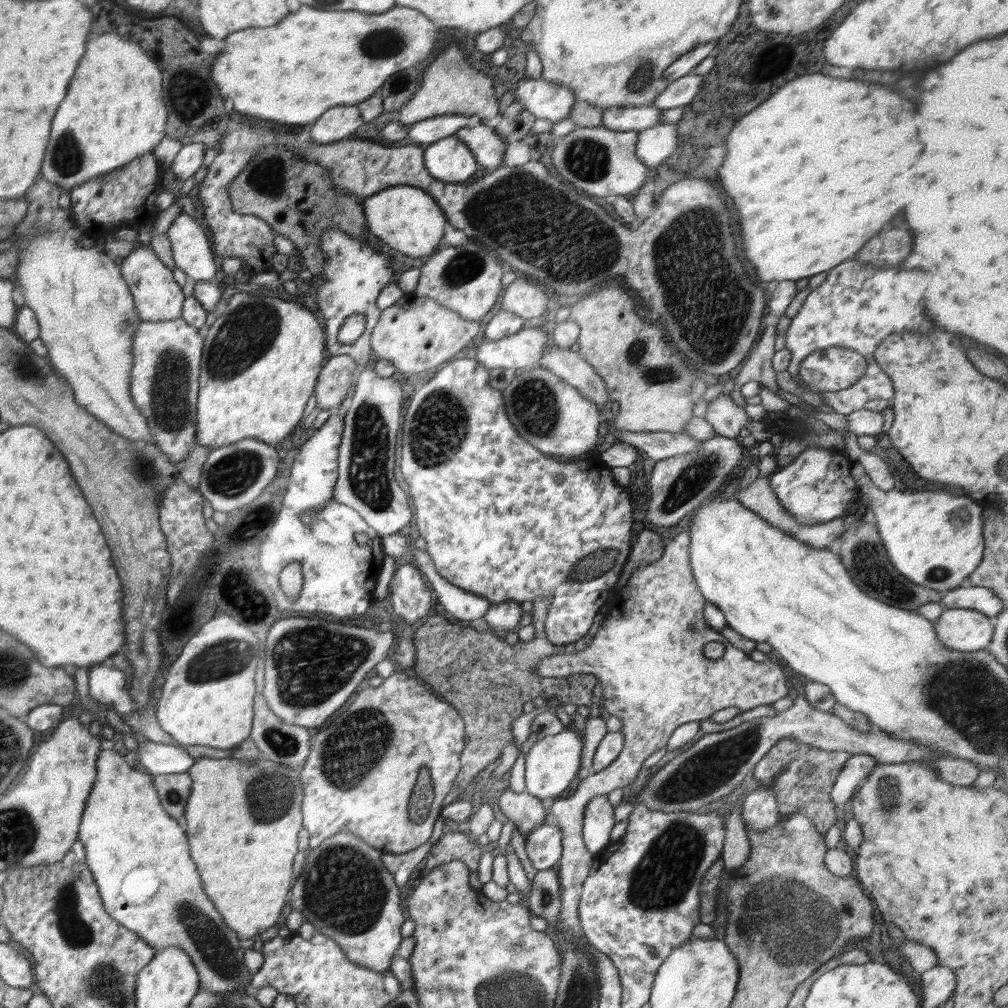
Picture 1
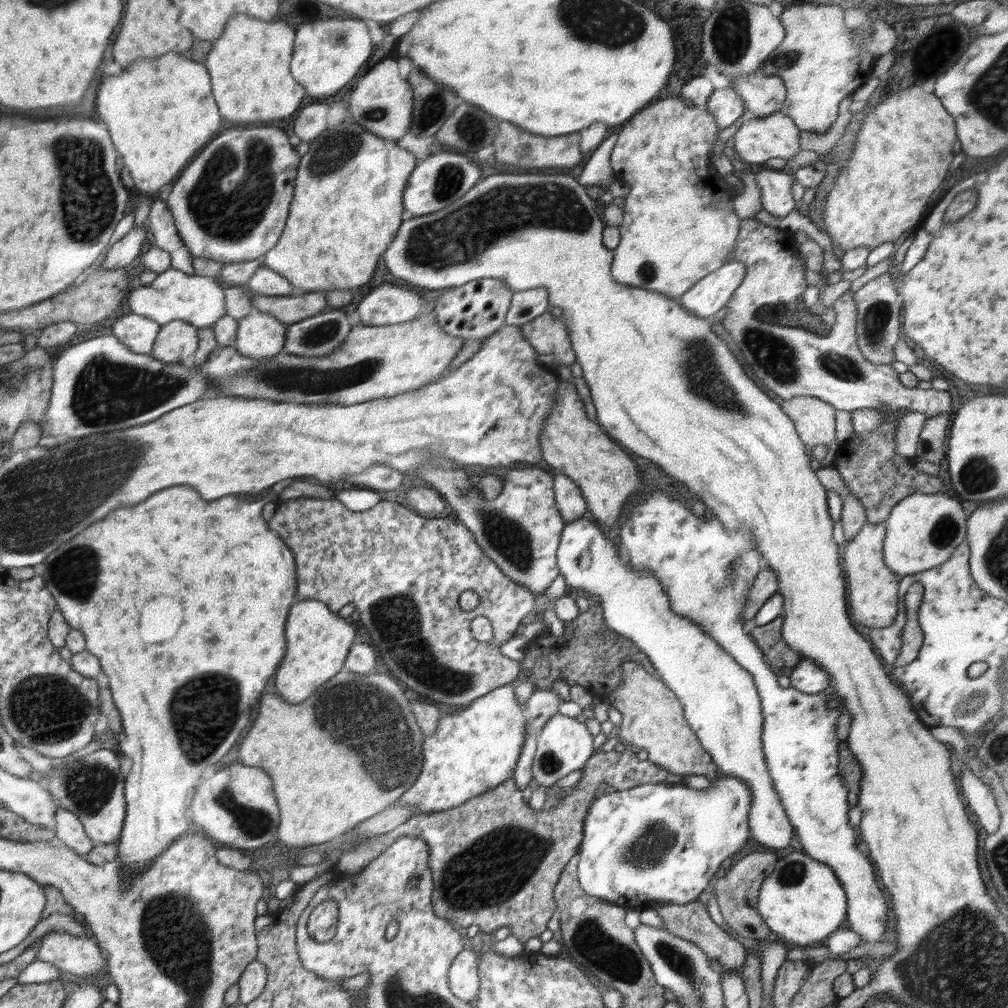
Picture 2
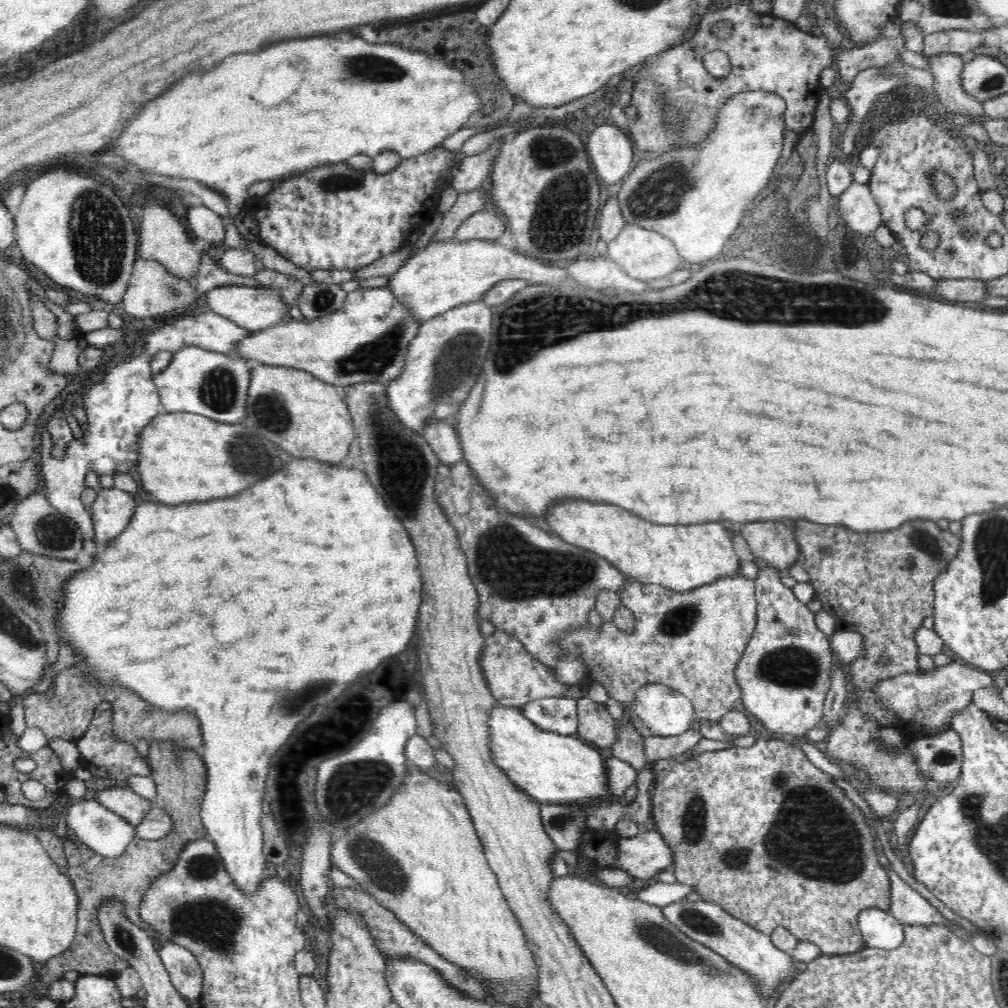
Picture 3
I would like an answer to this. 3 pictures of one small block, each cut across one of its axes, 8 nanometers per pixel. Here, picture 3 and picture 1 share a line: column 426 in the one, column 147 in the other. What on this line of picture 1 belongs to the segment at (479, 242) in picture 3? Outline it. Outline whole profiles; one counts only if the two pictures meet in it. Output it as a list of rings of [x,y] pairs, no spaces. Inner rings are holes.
[[[143,244],[133,248],[127,257],[123,257],[121,273],[130,286],[130,292],[134,296],[134,307],[138,308],[138,315],[142,316],[142,321],[170,322],[182,318],[185,296],[182,288],[174,281],[172,271],[157,257],[152,248]]]

